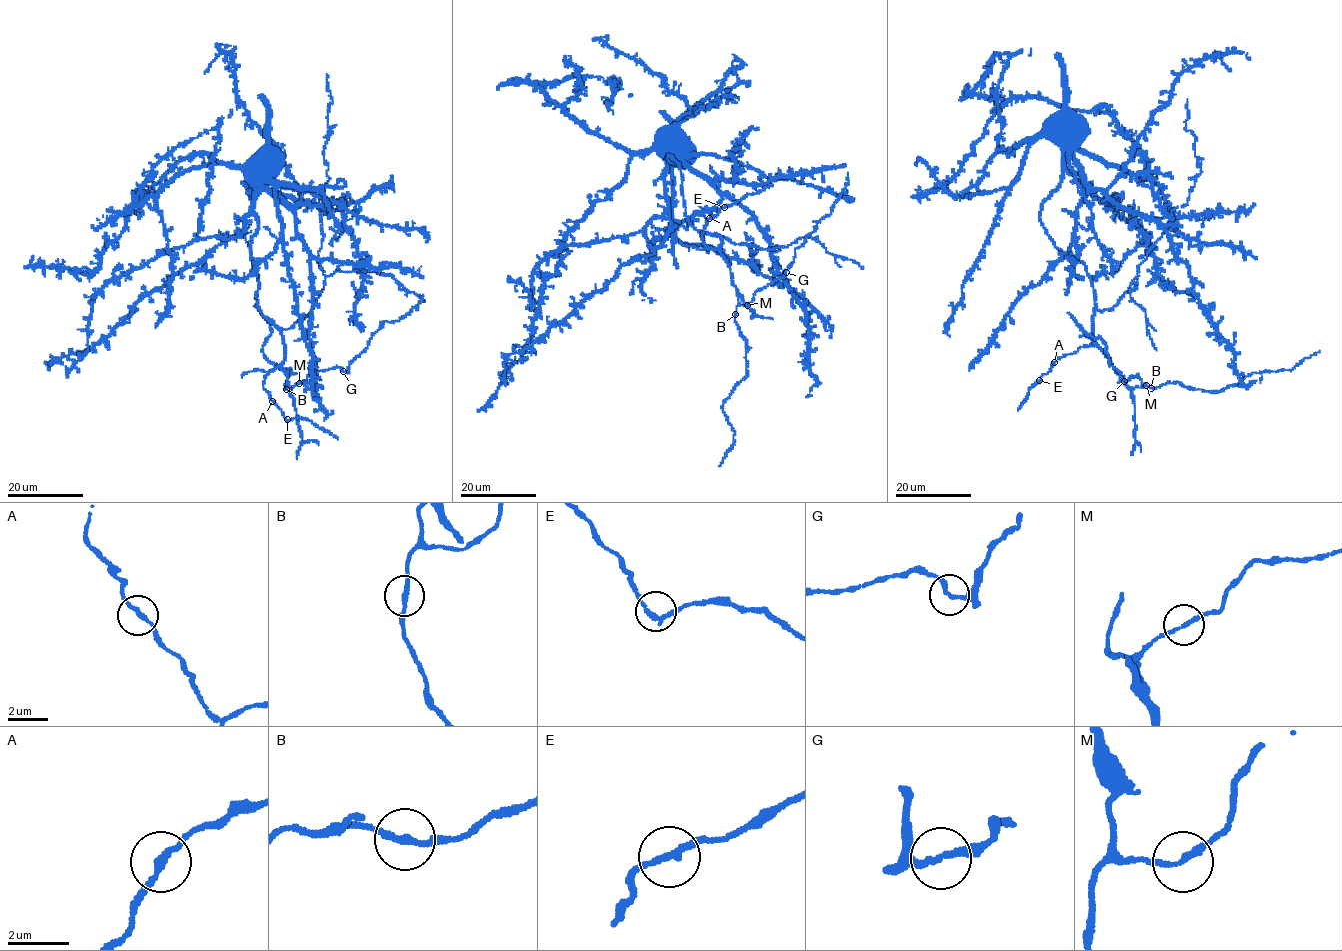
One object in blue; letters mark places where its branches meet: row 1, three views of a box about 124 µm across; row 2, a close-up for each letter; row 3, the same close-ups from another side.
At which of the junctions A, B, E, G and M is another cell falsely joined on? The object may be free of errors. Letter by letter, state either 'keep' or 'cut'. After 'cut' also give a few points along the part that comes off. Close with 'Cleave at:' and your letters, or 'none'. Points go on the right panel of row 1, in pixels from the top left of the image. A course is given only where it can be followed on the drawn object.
A: keep
B: keep
E: keep
G: keep
M: keep
Cleave at: none

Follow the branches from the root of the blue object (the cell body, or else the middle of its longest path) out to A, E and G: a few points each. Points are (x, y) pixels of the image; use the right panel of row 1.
A: (1057, 125), (1064, 172), (1039, 221), (1055, 247), (1084, 266), (1094, 293), (1095, 343), (1054, 362)
E: (1057, 125), (1064, 172), (1039, 221), (1055, 247), (1084, 266), (1094, 293), (1095, 343), (1058, 357), (1039, 380)
G: (1057, 125), (1064, 172), (1039, 221), (1084, 266), (1096, 346), (1128, 386), (1146, 385), (1138, 375), (1124, 381)

